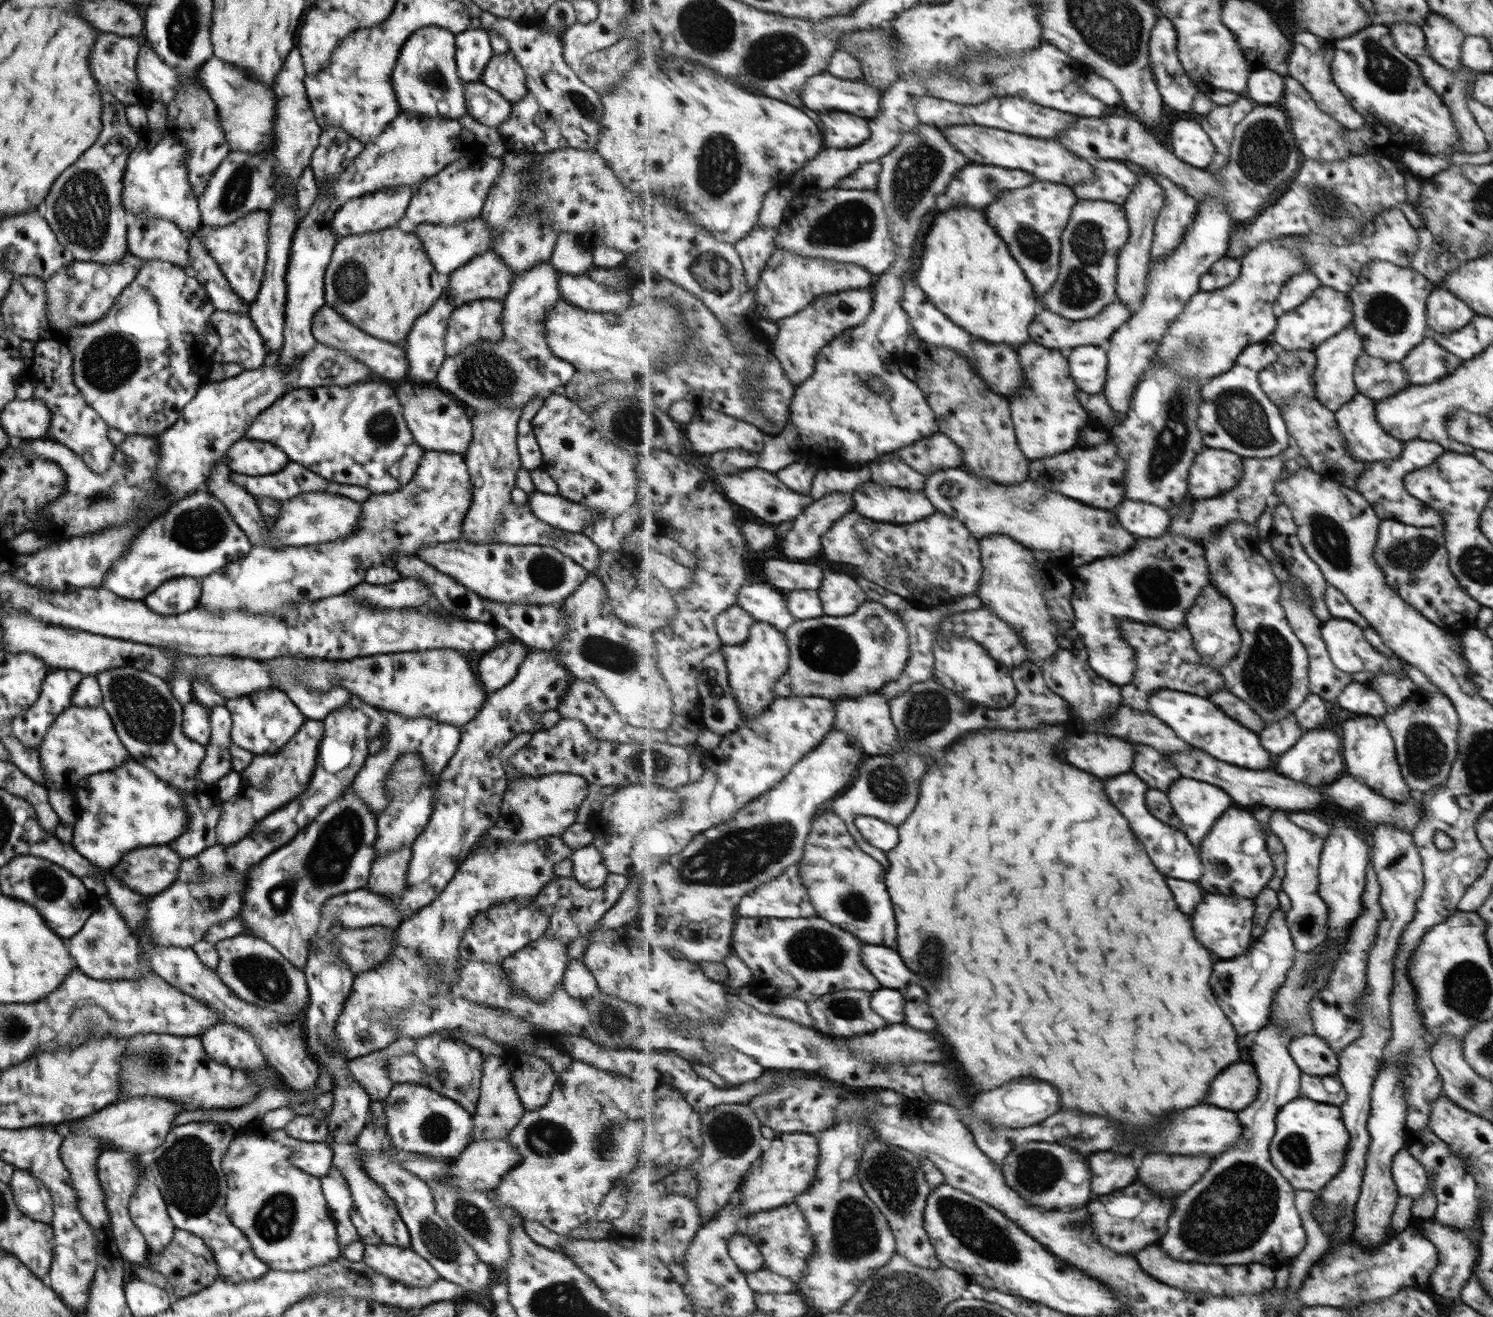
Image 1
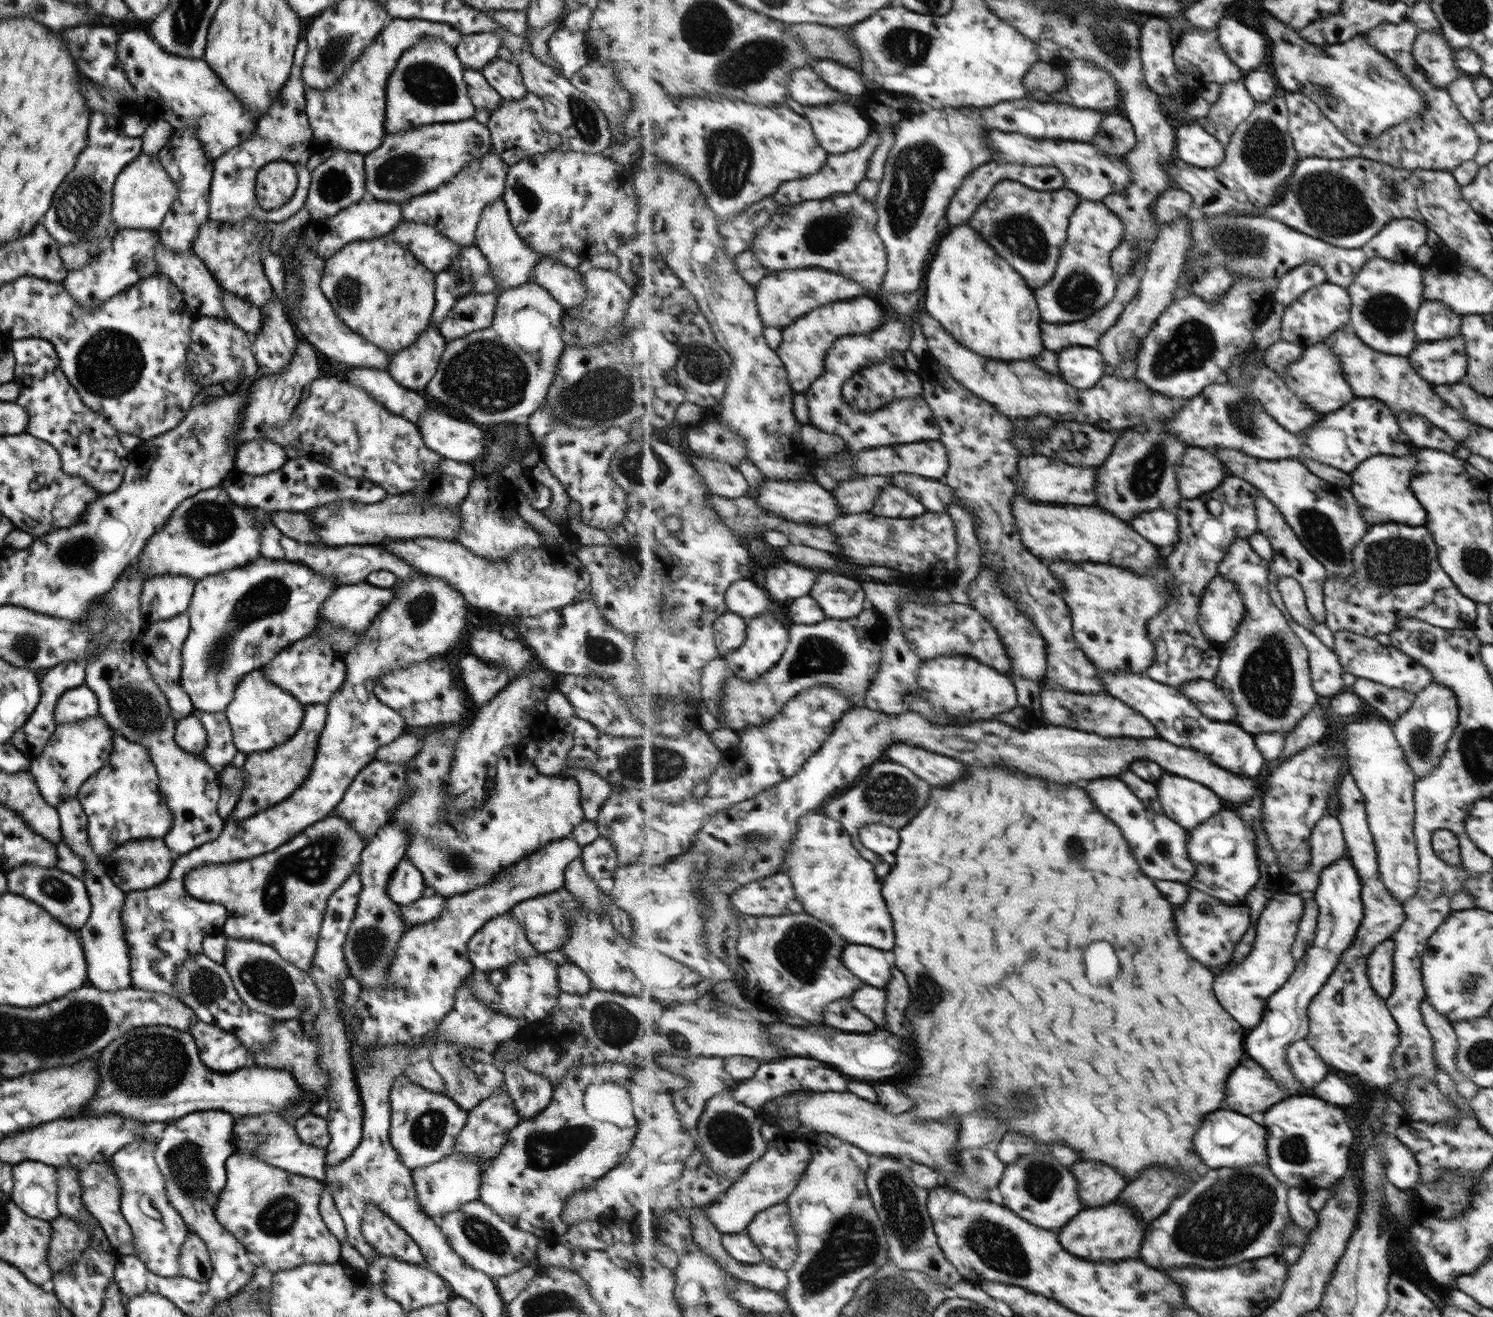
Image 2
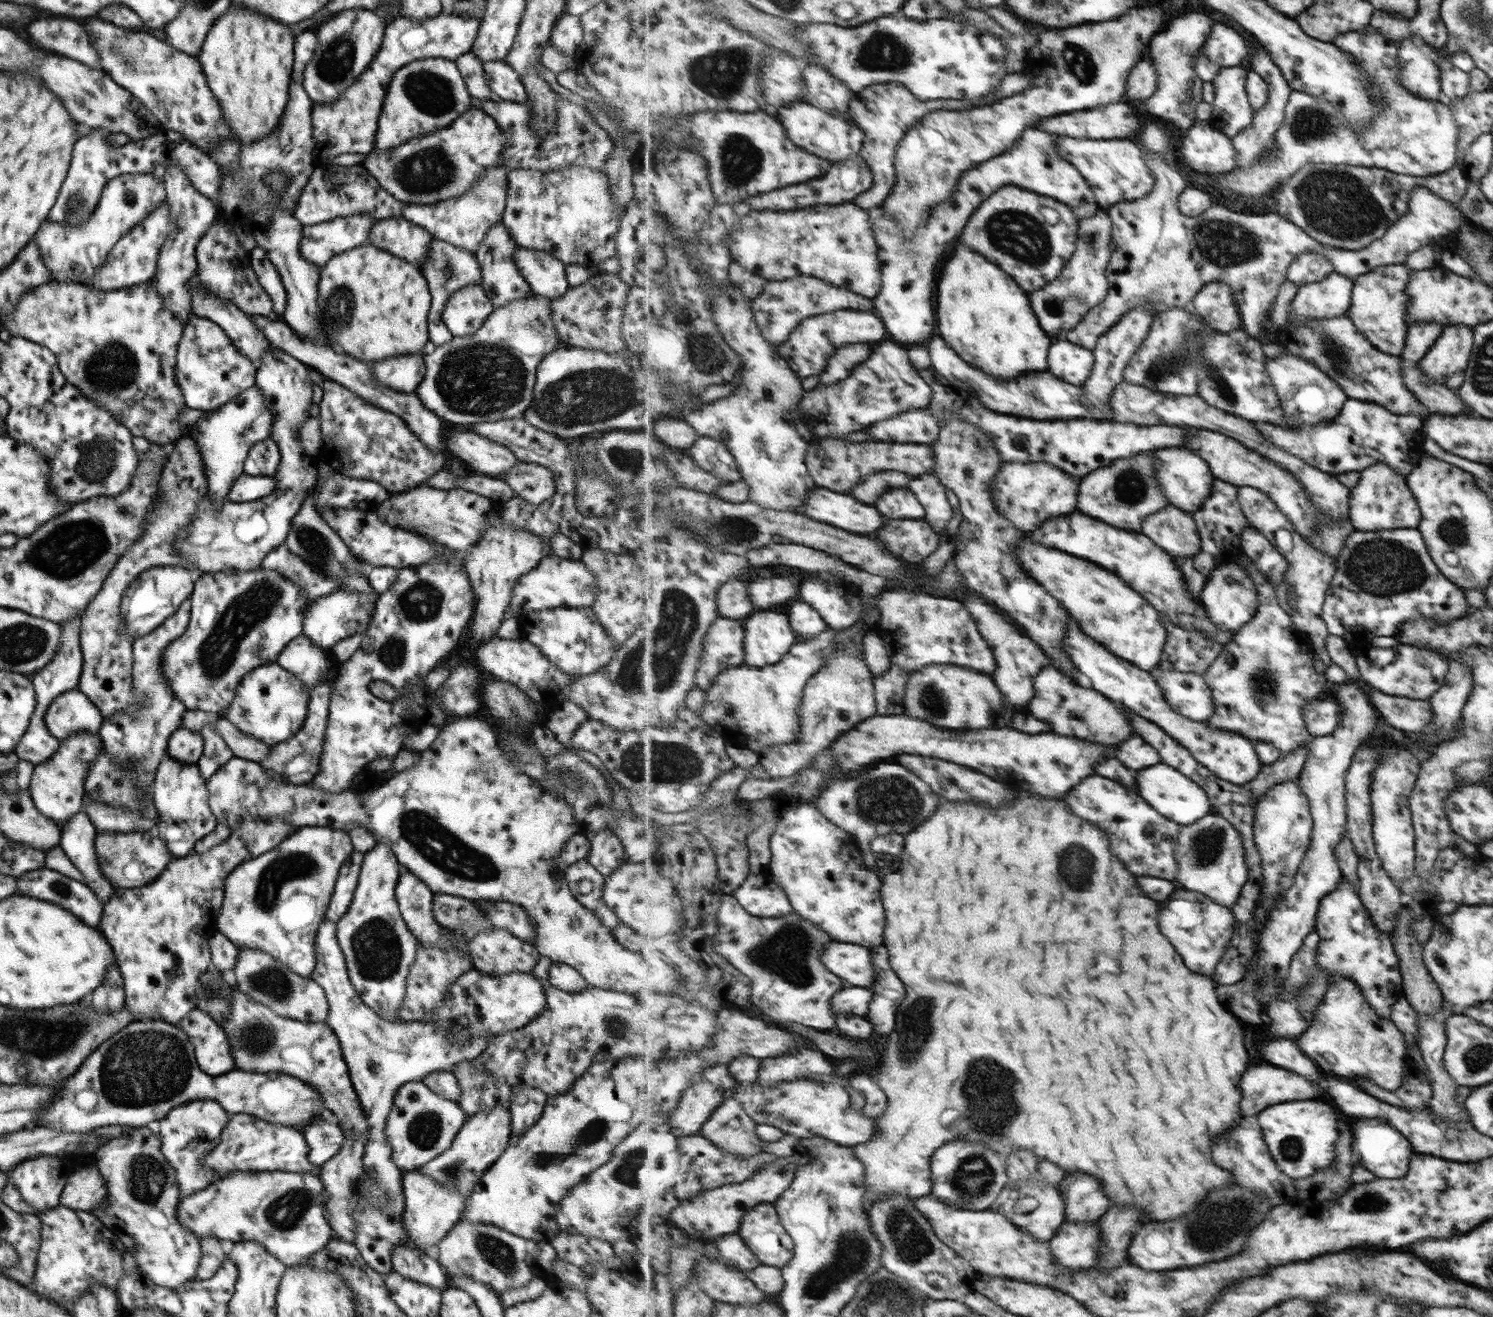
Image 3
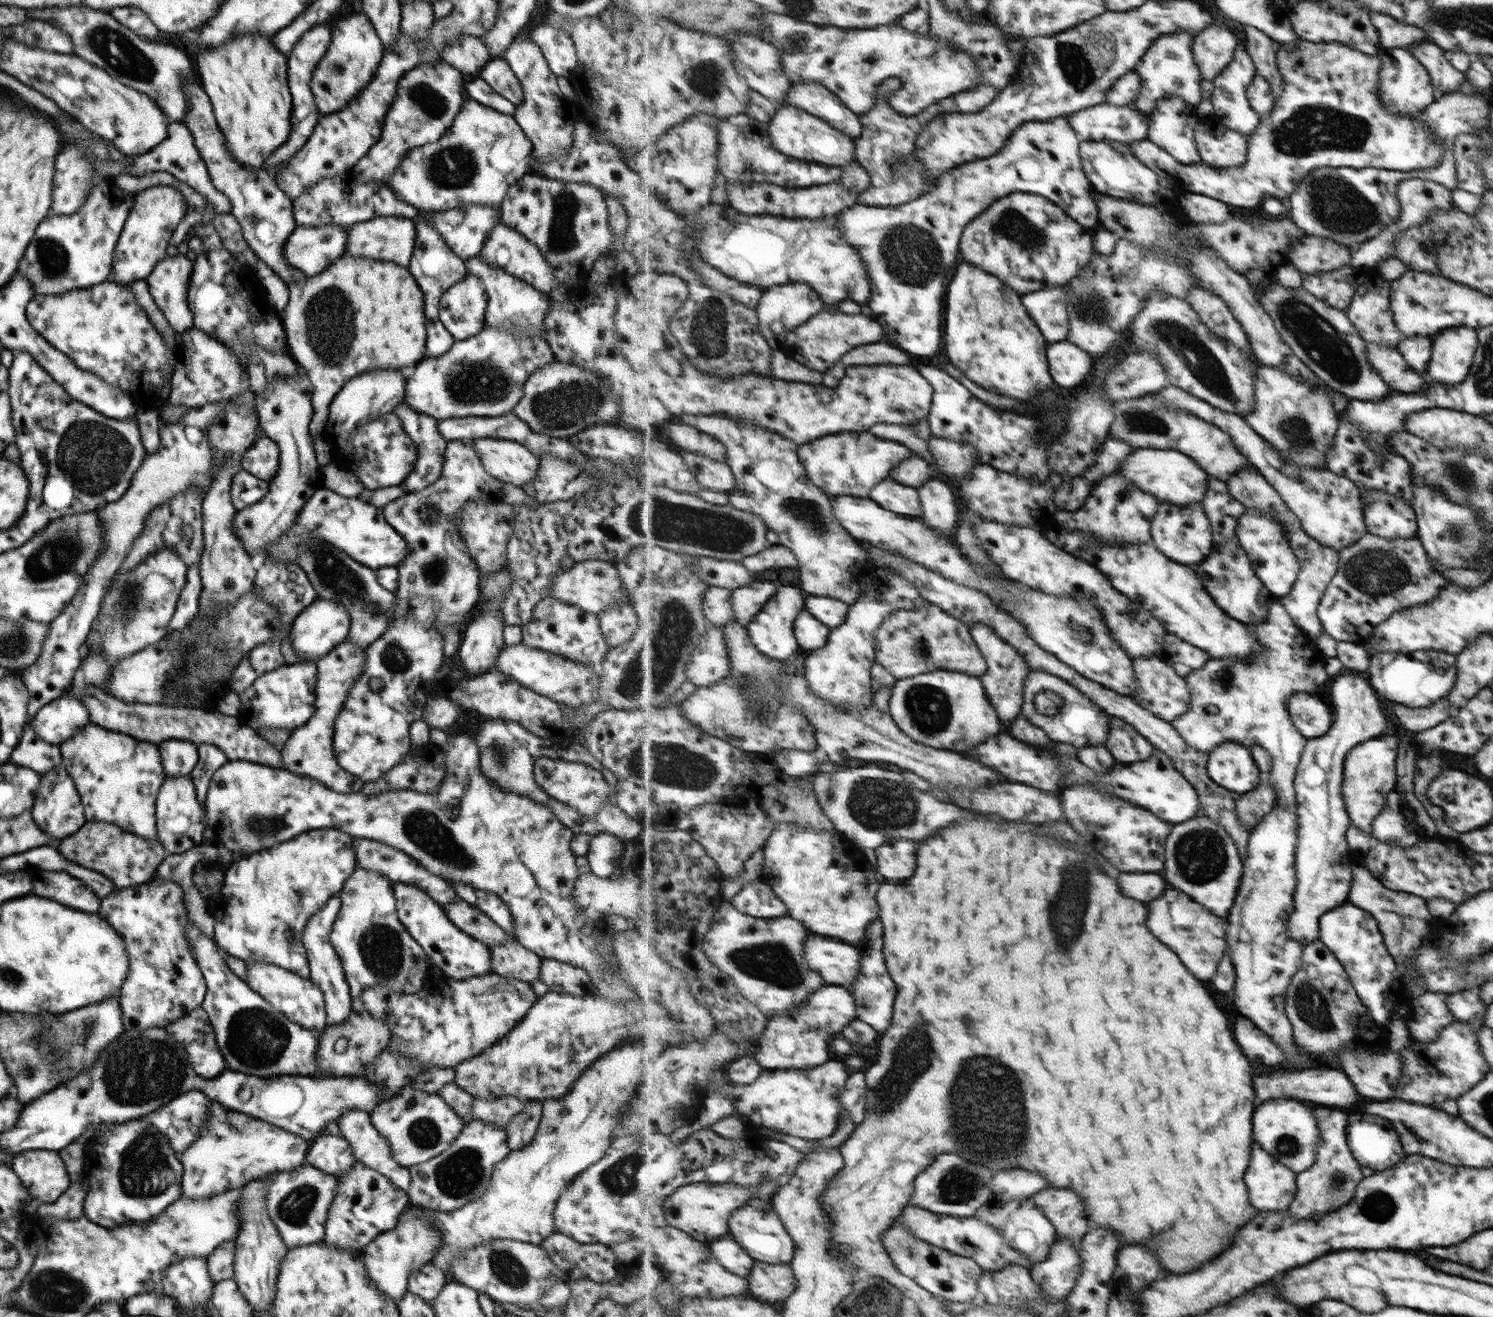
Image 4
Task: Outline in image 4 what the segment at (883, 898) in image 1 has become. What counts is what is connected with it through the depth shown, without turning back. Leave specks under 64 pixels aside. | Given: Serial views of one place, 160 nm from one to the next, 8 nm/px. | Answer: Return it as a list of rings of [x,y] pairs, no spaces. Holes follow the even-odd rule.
[[[781,822],[767,839],[764,853],[762,879],[787,904],[789,916],[817,934],[835,936],[846,943],[865,938],[865,930],[879,917],[875,898],[881,876],[872,871],[871,862],[849,838],[833,830]]]

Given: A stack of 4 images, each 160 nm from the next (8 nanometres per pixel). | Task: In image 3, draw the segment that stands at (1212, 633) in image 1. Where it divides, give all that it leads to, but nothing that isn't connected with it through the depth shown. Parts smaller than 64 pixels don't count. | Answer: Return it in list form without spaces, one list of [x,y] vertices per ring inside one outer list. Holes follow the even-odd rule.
[[[1223,562],[1215,568],[1207,579],[1201,595],[1207,616],[1221,627],[1221,630],[1238,632],[1240,628],[1250,623],[1259,609],[1259,591],[1252,574],[1239,562]]]

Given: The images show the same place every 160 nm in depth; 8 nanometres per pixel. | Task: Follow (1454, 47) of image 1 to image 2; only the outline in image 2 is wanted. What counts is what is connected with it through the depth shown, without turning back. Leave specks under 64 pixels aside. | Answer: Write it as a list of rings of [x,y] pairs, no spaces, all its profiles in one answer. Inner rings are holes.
[[[1420,31],[1410,50],[1426,79],[1439,88],[1453,83],[1463,72],[1454,63],[1454,50],[1440,32]]]

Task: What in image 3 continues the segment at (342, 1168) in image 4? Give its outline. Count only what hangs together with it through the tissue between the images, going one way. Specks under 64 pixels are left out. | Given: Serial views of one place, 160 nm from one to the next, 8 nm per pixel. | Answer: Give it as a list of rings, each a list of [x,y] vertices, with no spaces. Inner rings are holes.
[[[316,1118],[299,1132],[307,1143],[307,1161],[317,1168],[337,1154],[344,1141],[344,1135],[335,1121]]]

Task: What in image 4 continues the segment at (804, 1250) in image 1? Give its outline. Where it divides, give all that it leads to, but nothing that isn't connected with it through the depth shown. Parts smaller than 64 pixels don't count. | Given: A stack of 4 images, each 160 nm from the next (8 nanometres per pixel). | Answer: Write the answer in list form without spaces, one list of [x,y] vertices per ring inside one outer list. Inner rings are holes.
[[[745,1205],[731,1215],[730,1238],[735,1239],[754,1259],[771,1264],[791,1263],[797,1245],[775,1210],[765,1212]]]

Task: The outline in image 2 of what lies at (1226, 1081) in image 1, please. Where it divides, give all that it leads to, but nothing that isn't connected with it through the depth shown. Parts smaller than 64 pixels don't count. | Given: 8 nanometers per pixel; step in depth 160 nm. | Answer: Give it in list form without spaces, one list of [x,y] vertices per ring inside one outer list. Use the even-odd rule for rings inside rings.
[[[1249,1060],[1247,1064],[1235,1070],[1235,1076],[1231,1076],[1231,1092],[1227,1092],[1227,1108],[1251,1117],[1256,1113],[1267,1113],[1273,1106],[1287,1098],[1290,1098],[1287,1088],[1279,1084],[1279,1081],[1275,1080],[1275,1077],[1272,1077],[1271,1073],[1261,1064],[1255,1060]]]

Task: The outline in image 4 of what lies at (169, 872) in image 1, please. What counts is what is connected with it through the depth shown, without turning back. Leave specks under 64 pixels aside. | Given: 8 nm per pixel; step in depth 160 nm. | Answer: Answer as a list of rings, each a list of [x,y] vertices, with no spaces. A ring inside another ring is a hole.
[[[95,820],[85,821],[77,832],[60,838],[54,846],[65,860],[103,874],[117,888],[149,882],[159,863],[167,856],[158,840],[145,840],[114,824]]]

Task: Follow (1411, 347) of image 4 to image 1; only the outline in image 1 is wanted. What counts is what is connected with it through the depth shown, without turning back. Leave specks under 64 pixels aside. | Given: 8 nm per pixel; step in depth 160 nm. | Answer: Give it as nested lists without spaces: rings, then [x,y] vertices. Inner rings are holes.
[[[1437,286],[1426,300],[1425,338],[1433,334],[1451,334],[1466,326],[1474,312],[1450,289]]]

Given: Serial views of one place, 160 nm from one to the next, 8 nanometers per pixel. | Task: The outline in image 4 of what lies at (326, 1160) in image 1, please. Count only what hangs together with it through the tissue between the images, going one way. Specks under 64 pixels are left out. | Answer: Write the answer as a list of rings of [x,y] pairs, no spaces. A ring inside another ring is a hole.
[[[209,1099],[203,1128],[191,1146],[180,1154],[180,1197],[209,1198],[218,1192],[244,1186],[263,1175],[291,1171],[303,1165],[309,1142],[281,1128],[241,1112],[230,1111]]]

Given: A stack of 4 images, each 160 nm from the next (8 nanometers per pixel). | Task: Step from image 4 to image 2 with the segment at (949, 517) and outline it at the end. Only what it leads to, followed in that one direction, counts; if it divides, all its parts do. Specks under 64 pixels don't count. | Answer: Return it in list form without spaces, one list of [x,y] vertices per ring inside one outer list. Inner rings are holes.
[[[901,472],[893,476],[893,484],[906,489],[922,501],[929,512],[946,512],[950,504],[954,502],[954,489],[943,480]]]

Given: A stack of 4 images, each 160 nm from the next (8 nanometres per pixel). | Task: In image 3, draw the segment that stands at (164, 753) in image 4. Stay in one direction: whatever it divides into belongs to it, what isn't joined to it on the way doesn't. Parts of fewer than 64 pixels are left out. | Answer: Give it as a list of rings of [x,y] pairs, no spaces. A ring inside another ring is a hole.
[[[177,728],[167,740],[166,755],[178,762],[194,764],[203,752],[203,739],[198,732]]]

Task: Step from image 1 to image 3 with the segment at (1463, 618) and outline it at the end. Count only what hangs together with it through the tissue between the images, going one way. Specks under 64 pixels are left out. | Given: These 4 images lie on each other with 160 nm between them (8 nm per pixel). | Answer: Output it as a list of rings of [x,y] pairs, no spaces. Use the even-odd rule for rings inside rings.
[[[1395,528],[1375,532],[1353,531],[1345,540],[1341,554],[1334,559],[1336,569],[1325,591],[1321,620],[1327,633],[1341,638],[1370,640],[1374,636],[1394,637],[1401,624],[1419,620],[1419,615],[1437,624],[1451,624],[1455,618],[1465,616],[1469,605],[1465,592],[1455,583],[1449,582],[1437,570],[1430,559],[1429,550],[1421,533],[1415,528]]]

